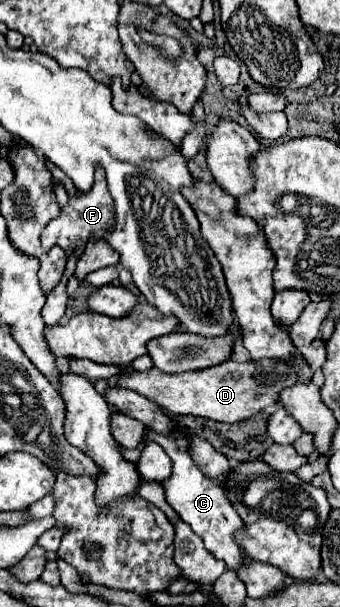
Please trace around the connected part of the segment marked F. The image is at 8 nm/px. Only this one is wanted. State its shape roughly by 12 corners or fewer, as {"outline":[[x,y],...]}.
{"outline":[[103,169],[41,233],[43,249],[67,257],[113,229],[115,205]]}

